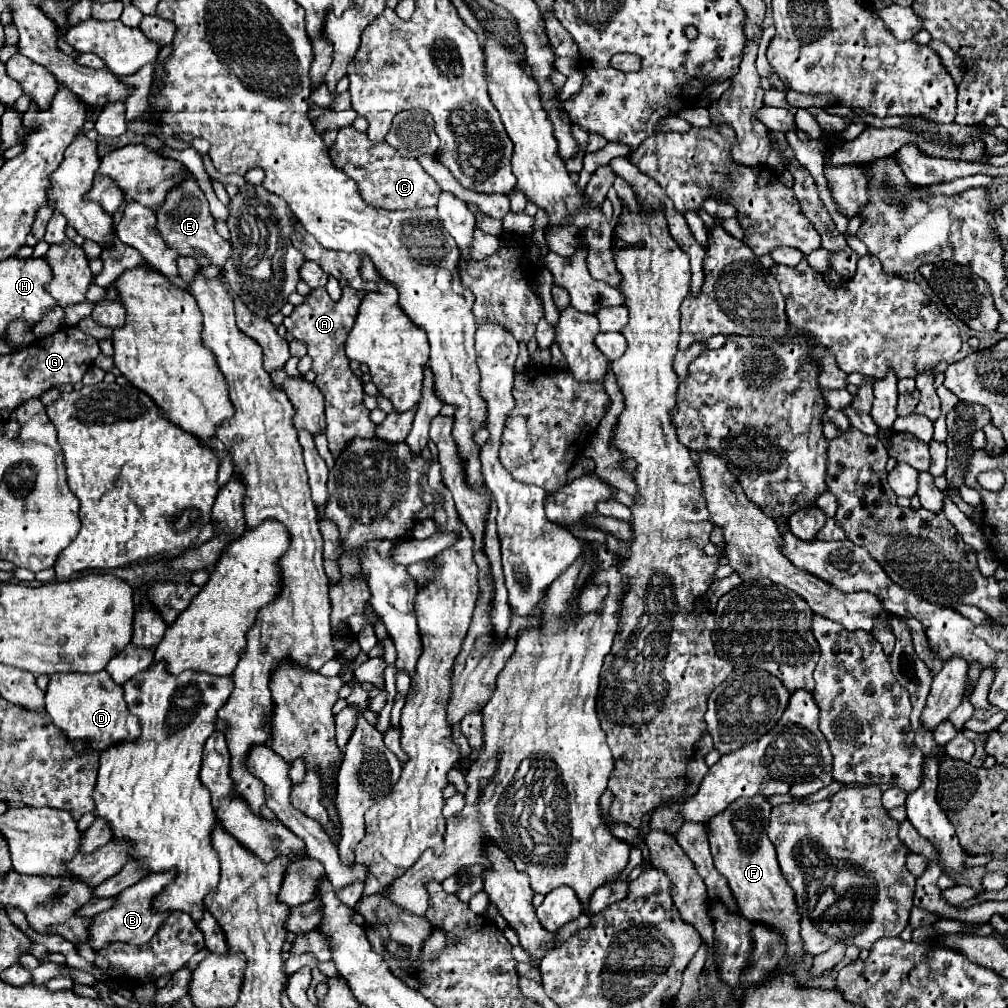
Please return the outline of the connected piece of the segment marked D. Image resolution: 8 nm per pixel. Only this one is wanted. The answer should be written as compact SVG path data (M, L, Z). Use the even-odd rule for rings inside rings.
M105 670L97 674L55 672L45 694L45 712L57 728L67 732L75 746L81 748L83 742L89 742L91 748L105 750L115 742L135 740L141 734L139 718L129 712L123 696L123 688L117 686Z

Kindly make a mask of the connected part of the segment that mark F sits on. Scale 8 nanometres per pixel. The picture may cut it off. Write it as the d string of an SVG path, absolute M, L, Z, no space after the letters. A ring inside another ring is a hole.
M757 794L749 798L739 798L731 802L721 814L715 814L705 822L707 838L711 844L711 854L715 868L729 880L729 888L739 906L739 912L751 922L765 922L783 934L789 942L787 956L801 960L805 950L799 938L799 912L795 906L793 890L781 876L775 848L767 838L771 802L767 796Z

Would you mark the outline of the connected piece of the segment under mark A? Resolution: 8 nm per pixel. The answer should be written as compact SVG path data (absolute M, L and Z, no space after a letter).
M343 286L343 296L335 302L325 288L315 288L311 294L305 296L305 300L295 306L293 314L285 318L287 332L293 334L293 338L301 340L307 346L307 354L313 358L313 372L317 374L315 384L319 386L323 398L325 398L325 416L327 416L327 440L329 450L337 454L351 438L373 438L375 436L375 424L369 418L369 410L363 404L363 382L359 376L353 374L349 368L349 358L345 356L345 340L355 324L355 316L359 310L359 302L363 298L363 292Z

